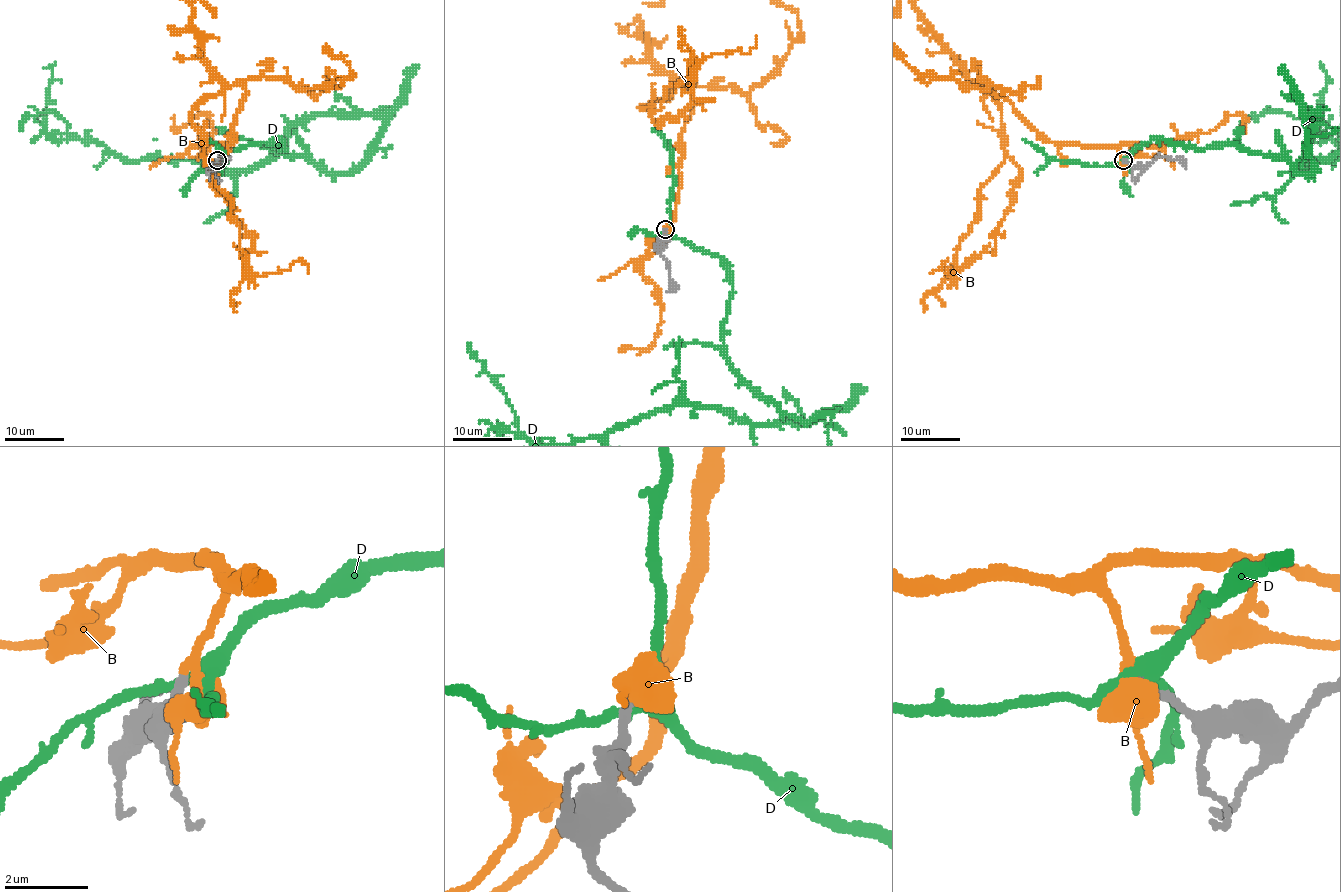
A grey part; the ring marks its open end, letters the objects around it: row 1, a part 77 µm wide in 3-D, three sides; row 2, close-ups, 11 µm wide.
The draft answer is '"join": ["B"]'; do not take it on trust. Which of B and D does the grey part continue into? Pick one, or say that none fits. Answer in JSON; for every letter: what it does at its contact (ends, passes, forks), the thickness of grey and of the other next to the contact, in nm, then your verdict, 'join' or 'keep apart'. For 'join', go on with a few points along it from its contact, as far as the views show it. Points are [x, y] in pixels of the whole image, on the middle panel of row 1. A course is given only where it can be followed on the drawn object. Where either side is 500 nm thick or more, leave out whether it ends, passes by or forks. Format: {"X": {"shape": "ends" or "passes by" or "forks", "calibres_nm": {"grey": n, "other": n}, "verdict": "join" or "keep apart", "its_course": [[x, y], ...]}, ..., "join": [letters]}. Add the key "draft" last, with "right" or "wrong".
{"B": {"shape": "passes by", "calibres_nm": {"grey": 240, "other": 220}, "verdict": "join"}, "D": {"shape": "passes by", "calibres_nm": {"grey": 280, "other": 260}, "verdict": "keep apart"}, "join": ["B"], "draft": "right"}

